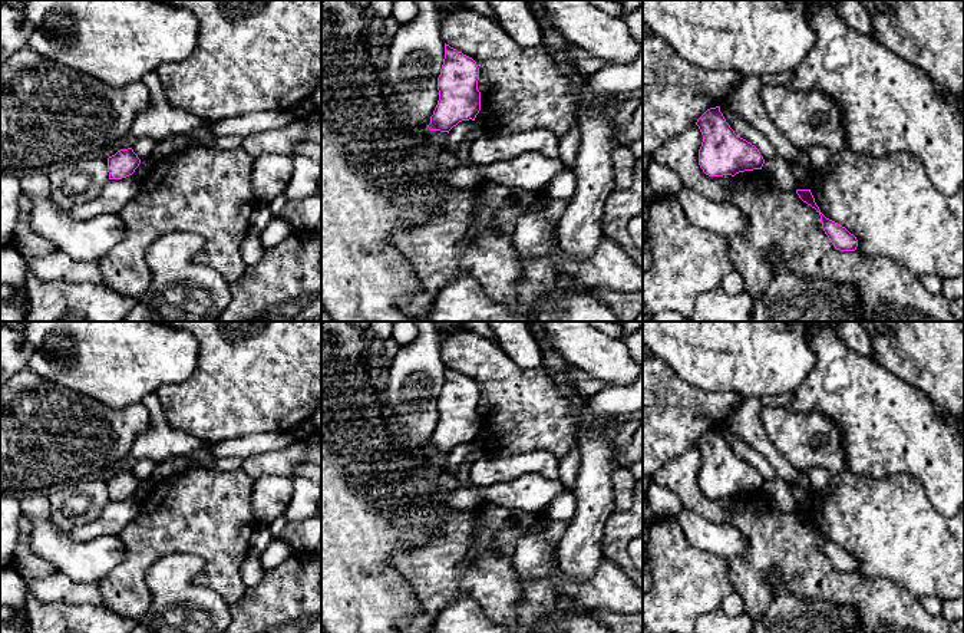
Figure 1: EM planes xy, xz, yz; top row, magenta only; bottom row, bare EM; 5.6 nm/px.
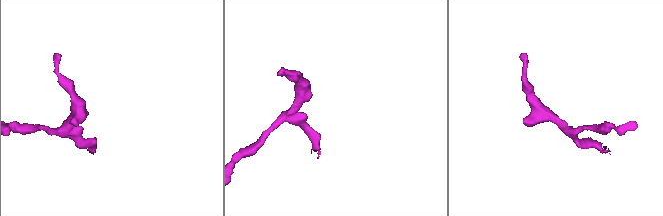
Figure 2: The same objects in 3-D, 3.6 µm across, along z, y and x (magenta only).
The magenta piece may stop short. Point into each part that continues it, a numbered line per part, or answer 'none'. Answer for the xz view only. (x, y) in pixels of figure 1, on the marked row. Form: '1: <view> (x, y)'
none

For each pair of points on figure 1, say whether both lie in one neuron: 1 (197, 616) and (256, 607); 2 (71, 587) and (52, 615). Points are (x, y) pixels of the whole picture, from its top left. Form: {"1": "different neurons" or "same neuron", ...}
{"1": "different neurons", "2": "different neurons"}

